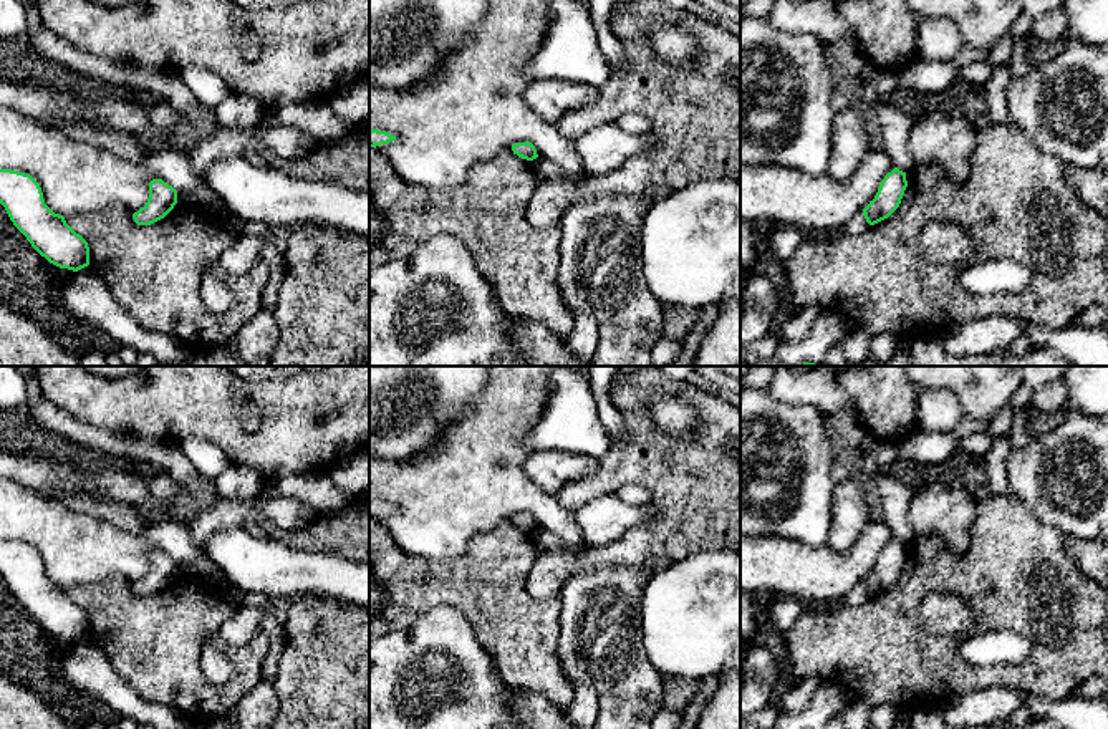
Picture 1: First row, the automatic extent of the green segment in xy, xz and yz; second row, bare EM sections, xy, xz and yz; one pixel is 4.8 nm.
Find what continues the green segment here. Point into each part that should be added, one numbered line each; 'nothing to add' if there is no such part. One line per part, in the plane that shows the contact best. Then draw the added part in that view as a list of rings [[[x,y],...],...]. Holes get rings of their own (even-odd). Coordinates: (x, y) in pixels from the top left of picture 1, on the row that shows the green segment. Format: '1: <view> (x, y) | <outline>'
nothing to add

